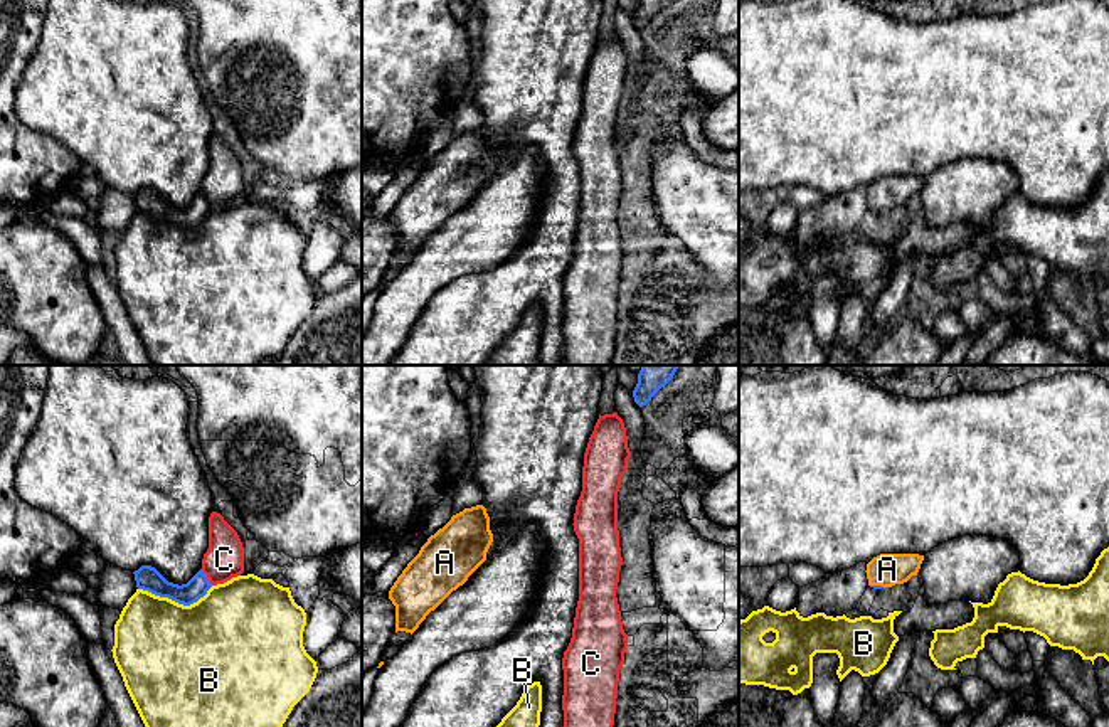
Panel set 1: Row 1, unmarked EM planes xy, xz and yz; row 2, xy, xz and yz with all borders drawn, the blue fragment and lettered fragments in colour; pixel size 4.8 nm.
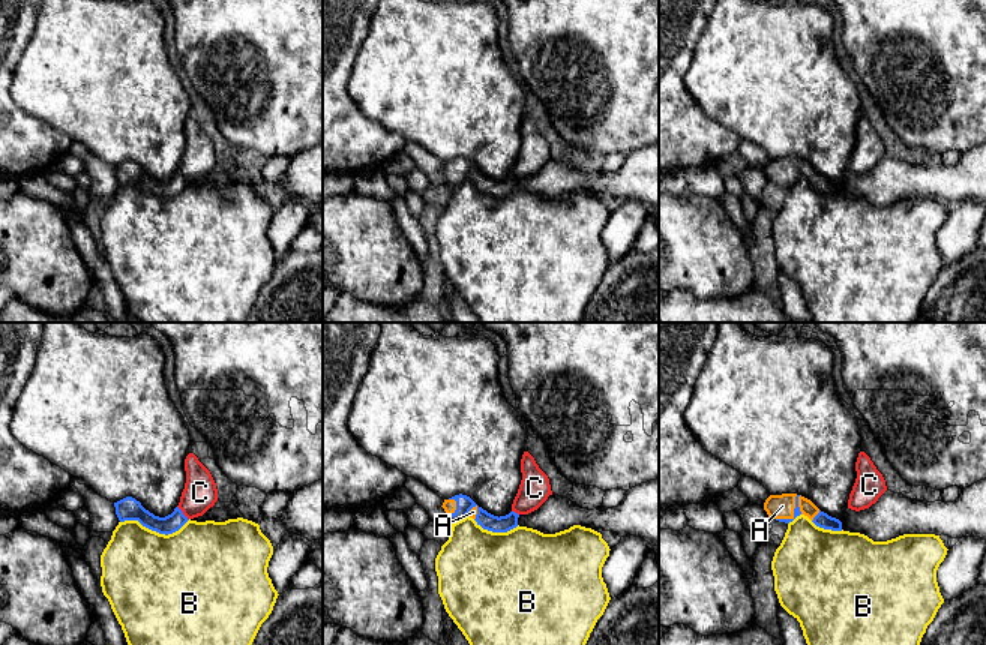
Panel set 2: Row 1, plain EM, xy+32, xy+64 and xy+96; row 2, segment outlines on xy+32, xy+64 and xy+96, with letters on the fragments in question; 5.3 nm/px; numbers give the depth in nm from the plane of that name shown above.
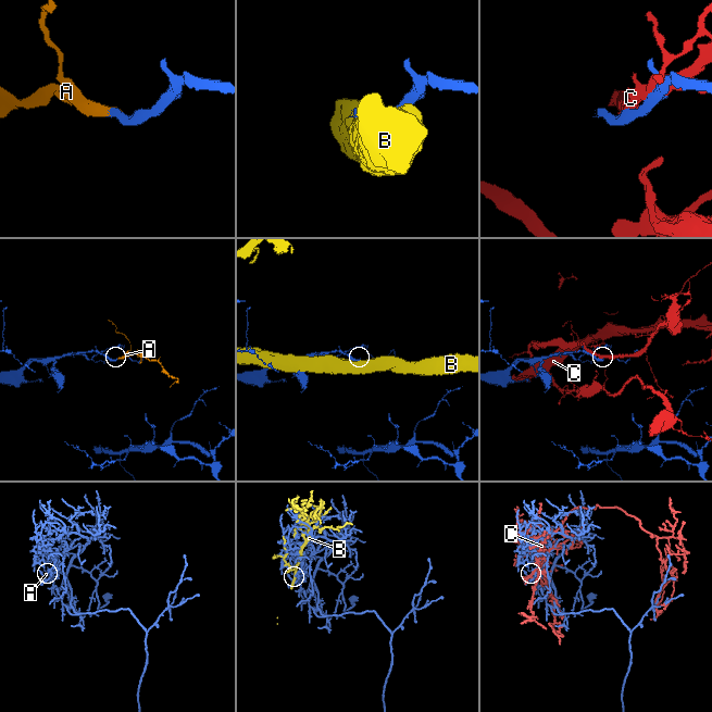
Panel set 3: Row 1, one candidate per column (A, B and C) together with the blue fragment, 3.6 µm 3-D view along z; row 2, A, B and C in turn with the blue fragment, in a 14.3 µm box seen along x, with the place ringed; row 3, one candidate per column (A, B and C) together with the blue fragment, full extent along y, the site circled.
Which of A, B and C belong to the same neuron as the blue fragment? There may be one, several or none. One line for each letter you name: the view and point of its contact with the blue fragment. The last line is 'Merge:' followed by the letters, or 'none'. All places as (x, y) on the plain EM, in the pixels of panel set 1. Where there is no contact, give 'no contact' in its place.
A: contact yz (877, 209)
Merge: A

